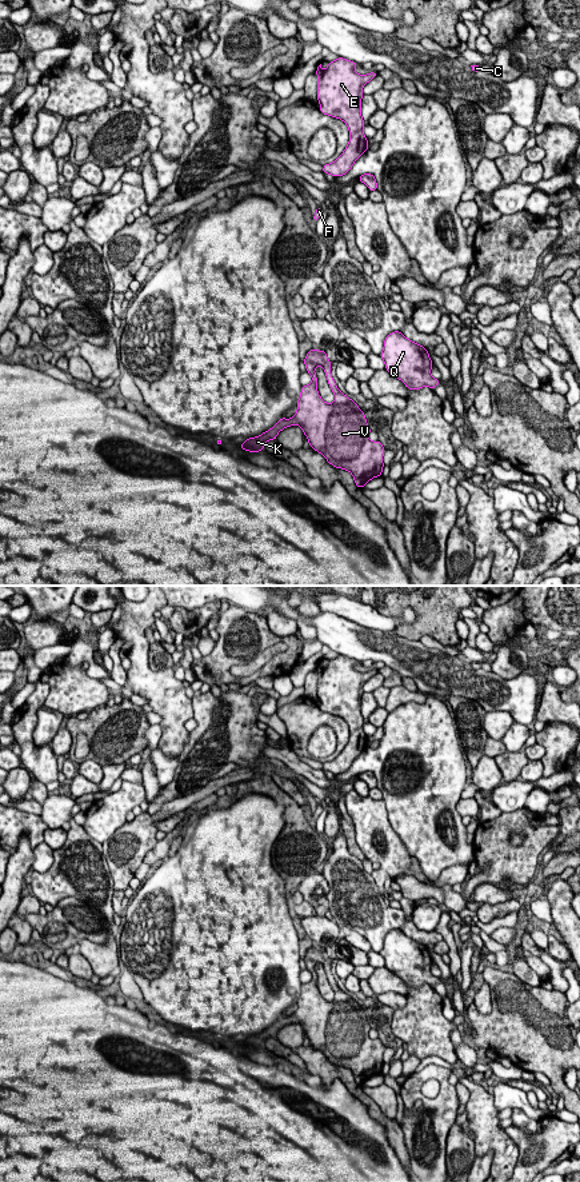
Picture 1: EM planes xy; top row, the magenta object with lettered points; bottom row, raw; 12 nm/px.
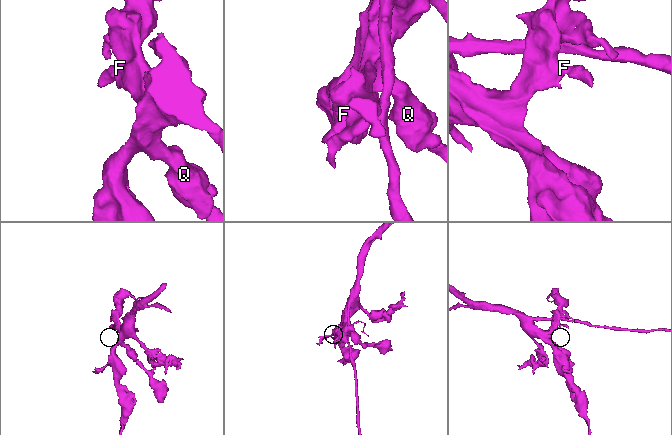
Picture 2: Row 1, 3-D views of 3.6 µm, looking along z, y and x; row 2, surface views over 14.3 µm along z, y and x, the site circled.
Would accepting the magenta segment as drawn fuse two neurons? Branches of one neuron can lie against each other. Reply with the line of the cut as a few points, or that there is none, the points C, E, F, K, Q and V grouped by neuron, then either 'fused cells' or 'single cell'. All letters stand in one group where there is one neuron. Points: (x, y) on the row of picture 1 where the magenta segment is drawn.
no cut; C E F K Q V; single cell

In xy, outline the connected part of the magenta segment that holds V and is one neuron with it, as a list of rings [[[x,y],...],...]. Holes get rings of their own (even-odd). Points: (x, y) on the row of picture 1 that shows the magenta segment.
[[[312,348],[304,364],[312,382],[301,387],[296,414],[291,419],[279,419],[272,428],[247,439],[239,447],[248,452],[260,452],[268,440],[276,440],[281,430],[300,426],[309,447],[320,452],[333,467],[349,471],[355,484],[363,488],[371,479],[381,476],[385,448],[379,440],[369,440],[371,428],[365,414],[337,388],[325,351]],[[317,366],[324,368],[328,384],[335,394],[332,404],[325,403],[317,392],[315,374]]]

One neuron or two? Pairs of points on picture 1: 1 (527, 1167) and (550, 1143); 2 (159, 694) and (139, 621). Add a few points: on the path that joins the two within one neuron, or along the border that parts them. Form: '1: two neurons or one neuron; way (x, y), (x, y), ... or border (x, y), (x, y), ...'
1: one neuron; way (531, 1162), (544, 1149)
2: one neuron; way (140, 675), (139, 639)

